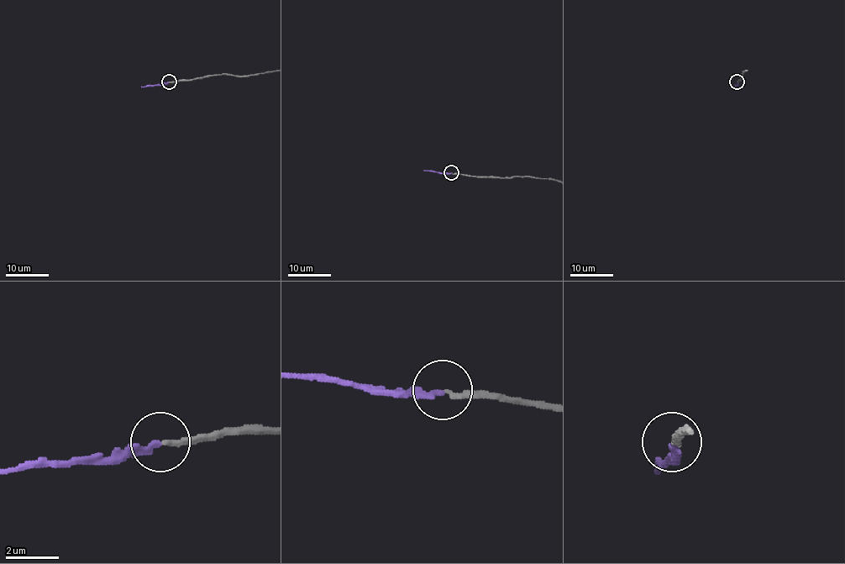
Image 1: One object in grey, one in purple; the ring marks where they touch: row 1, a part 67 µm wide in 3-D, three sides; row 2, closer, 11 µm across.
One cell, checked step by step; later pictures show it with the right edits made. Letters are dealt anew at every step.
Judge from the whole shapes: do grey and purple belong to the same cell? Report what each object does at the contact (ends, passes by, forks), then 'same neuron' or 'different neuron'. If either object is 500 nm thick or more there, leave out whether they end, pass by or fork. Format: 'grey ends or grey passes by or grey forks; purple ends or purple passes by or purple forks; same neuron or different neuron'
grey ends; purple ends; same neuron

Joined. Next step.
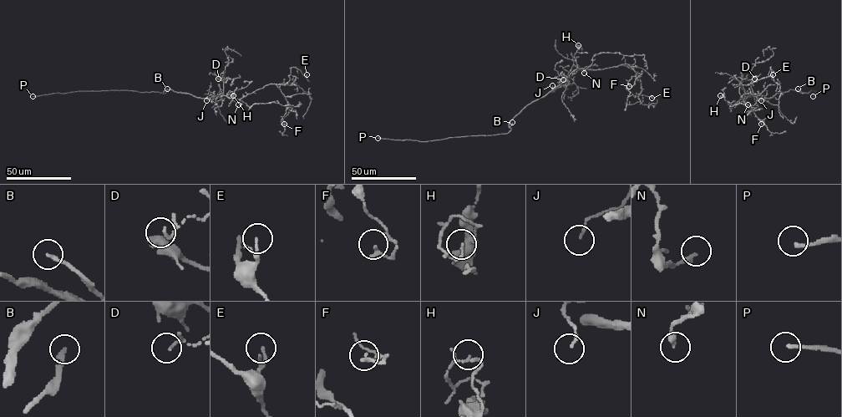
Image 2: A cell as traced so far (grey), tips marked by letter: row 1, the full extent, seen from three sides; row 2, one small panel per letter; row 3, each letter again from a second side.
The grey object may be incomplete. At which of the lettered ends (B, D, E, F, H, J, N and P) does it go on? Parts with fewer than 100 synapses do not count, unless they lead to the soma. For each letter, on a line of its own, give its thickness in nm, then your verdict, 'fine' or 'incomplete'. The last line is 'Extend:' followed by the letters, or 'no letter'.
B: calibre 170 nm; incomplete
D: calibre 90 nm; fine
E: calibre 110 nm; fine
F: calibre 180 nm; fine
H: calibre 80 nm; fine
J: calibre 110 nm; fine
N: calibre 240 nm; fine
P: calibre 170 nm; incomplete
Extend: B, P

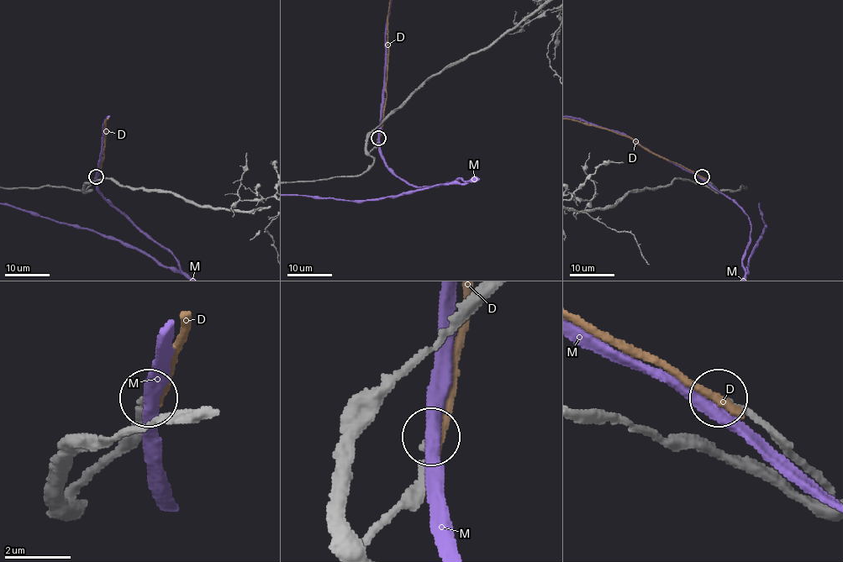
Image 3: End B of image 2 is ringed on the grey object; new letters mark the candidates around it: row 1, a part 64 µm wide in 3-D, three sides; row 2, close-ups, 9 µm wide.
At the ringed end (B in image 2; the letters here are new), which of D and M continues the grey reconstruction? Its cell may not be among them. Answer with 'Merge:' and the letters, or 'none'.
Merge: none

